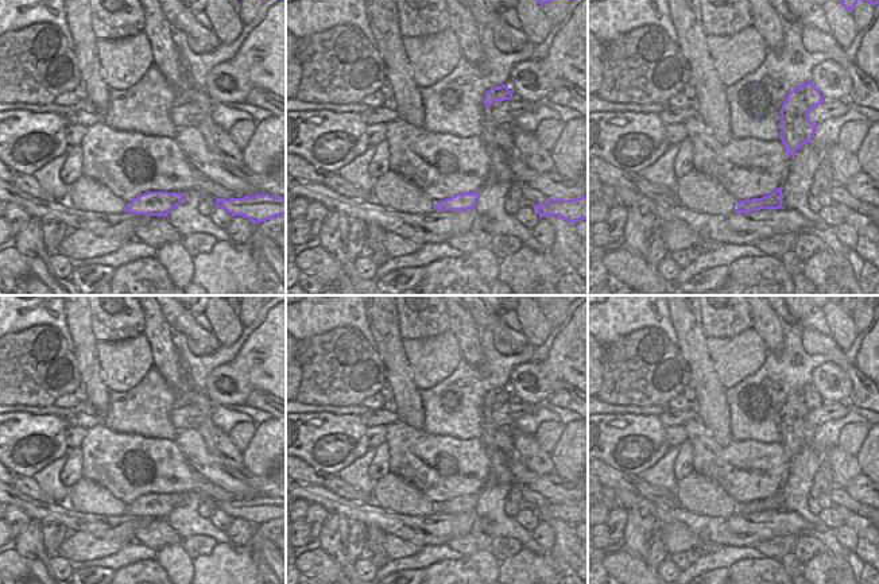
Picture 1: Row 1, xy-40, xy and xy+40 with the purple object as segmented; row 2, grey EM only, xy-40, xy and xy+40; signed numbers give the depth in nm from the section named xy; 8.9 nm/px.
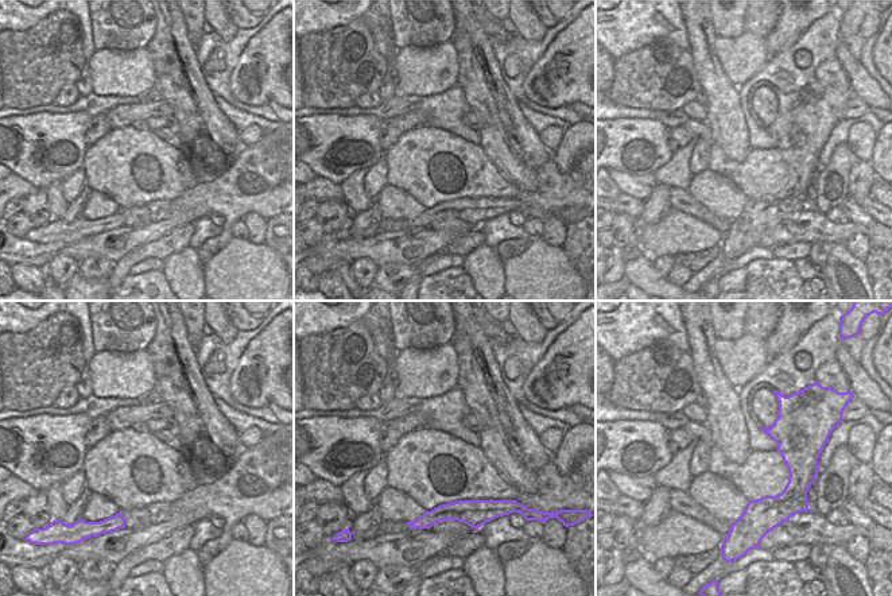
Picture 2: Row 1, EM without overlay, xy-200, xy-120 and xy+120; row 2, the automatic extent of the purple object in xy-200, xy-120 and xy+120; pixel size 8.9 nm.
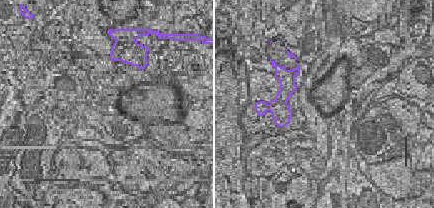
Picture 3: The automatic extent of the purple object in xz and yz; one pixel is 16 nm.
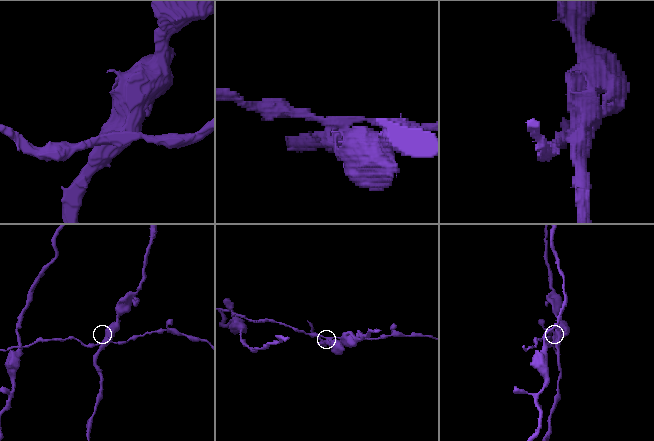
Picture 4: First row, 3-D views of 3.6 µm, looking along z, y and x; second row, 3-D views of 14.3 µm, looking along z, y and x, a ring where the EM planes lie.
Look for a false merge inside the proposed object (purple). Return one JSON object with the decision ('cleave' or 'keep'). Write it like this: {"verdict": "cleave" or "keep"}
{"verdict": "cleave"}

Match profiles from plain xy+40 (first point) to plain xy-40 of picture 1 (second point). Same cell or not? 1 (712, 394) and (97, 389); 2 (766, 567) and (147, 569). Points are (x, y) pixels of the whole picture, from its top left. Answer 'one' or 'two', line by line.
1: one
2: one

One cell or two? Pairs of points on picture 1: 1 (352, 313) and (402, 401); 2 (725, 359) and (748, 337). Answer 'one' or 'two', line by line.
1: two
2: one

